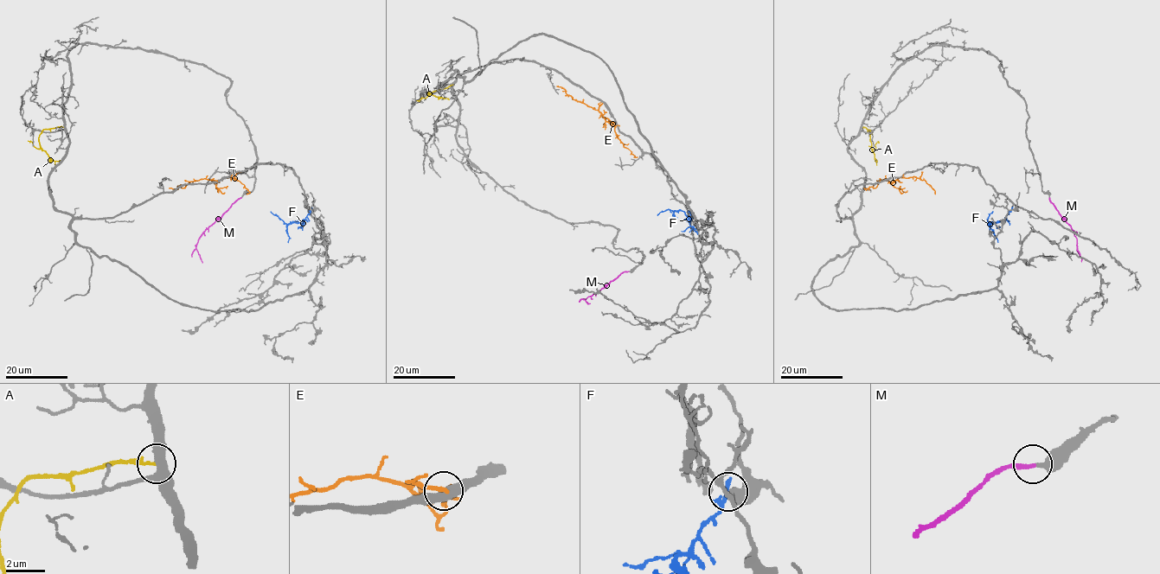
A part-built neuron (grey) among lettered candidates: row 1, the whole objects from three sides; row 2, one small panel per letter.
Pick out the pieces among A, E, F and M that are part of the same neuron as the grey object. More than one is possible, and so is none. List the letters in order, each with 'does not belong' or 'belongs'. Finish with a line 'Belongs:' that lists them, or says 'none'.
A: does not belong
E: does not belong
F: does not belong
M: belongs
Belongs: M

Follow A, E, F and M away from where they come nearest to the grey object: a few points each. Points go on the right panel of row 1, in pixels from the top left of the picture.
A: (861, 128), (870, 130), (871, 147), (877, 160)
E: (880, 181), (894, 181), (900, 177), (916, 176), (924, 180), (935, 194)
F: (1011, 209), (1004, 219), (989, 224), (987, 219), (993, 211)
M: (1048, 197), (1070, 226), (1081, 261)

